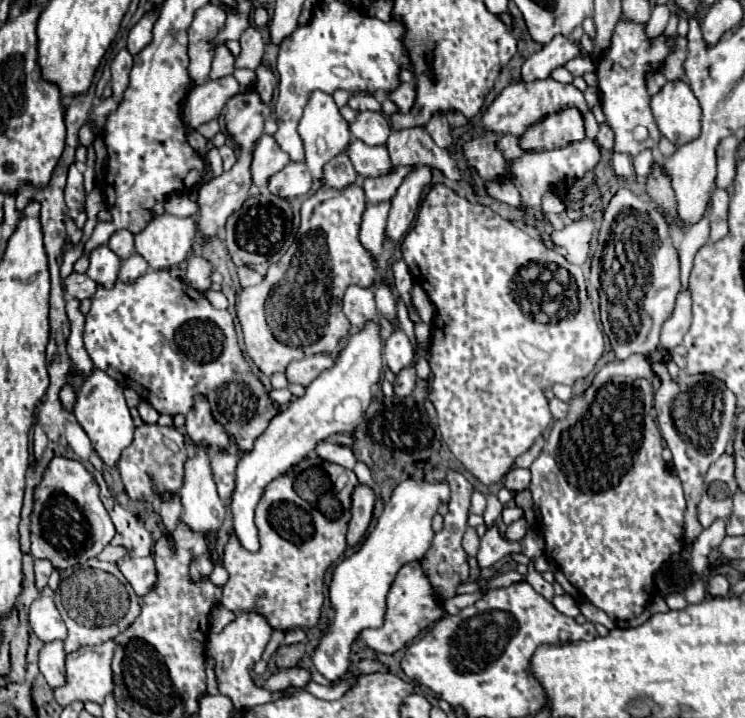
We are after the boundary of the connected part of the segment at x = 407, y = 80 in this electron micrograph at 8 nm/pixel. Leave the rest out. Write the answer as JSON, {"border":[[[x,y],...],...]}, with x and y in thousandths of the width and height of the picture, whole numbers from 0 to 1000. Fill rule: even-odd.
{"border":[[[549,95],[538,100],[538,117],[536,117],[533,128],[522,131],[522,139],[528,139],[538,150],[541,159],[546,159],[552,153],[552,148],[557,145],[557,109]]]}

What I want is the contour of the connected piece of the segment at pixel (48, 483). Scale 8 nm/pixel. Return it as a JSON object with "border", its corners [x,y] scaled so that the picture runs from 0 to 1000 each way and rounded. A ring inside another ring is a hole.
{"border":[[[71,638],[58,660],[55,674],[47,680],[47,705],[42,716],[42,772],[44,777],[60,777],[66,780],[77,794],[90,794],[103,786],[111,786],[114,780],[130,774],[154,747],[152,727],[133,696],[133,680],[125,669],[125,663],[114,655],[114,649],[103,641],[90,638]]]}

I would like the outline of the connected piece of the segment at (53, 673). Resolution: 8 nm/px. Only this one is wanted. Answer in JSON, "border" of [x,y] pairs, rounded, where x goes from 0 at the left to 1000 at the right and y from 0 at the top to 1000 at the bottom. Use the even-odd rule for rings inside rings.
{"border":[[[82,891],[58,900],[52,911],[52,933],[71,961],[87,953],[87,905]]]}

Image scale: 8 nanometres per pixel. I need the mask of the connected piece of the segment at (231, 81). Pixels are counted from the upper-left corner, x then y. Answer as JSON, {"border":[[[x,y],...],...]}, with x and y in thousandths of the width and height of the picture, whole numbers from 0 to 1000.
{"border":[[[299,106],[259,123],[246,142],[248,173],[254,178],[264,178],[281,167],[294,164],[305,139],[313,136],[318,128],[321,128],[321,114],[315,111],[315,106]]]}

